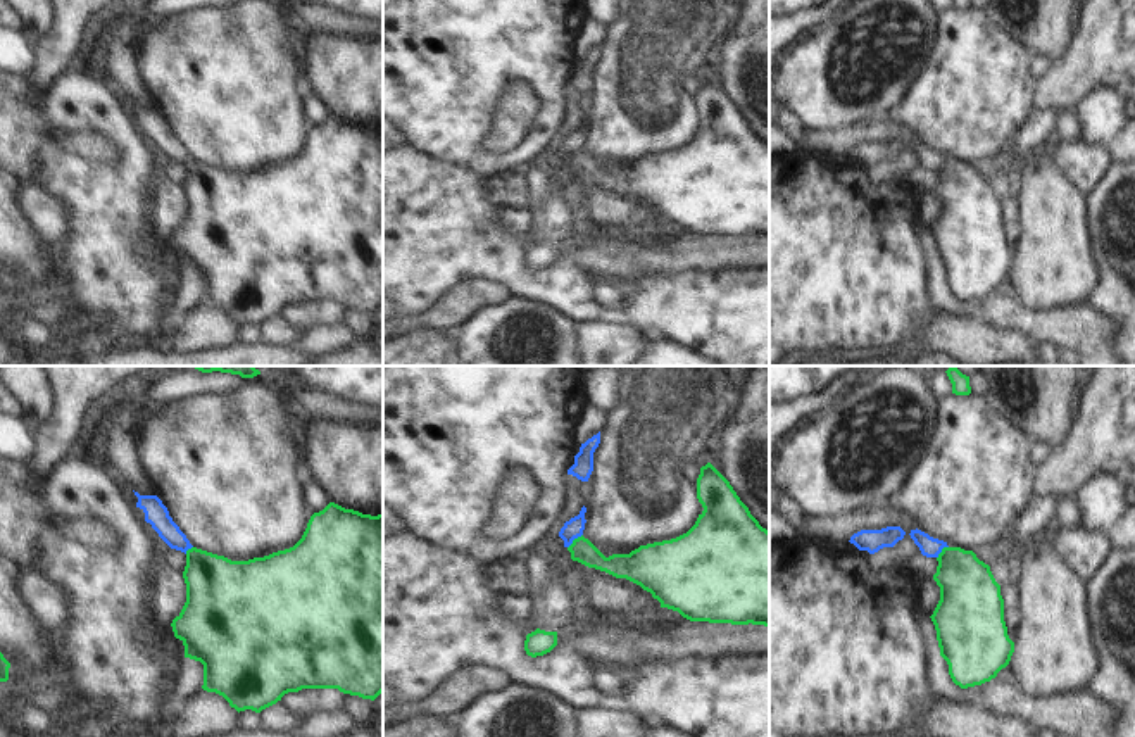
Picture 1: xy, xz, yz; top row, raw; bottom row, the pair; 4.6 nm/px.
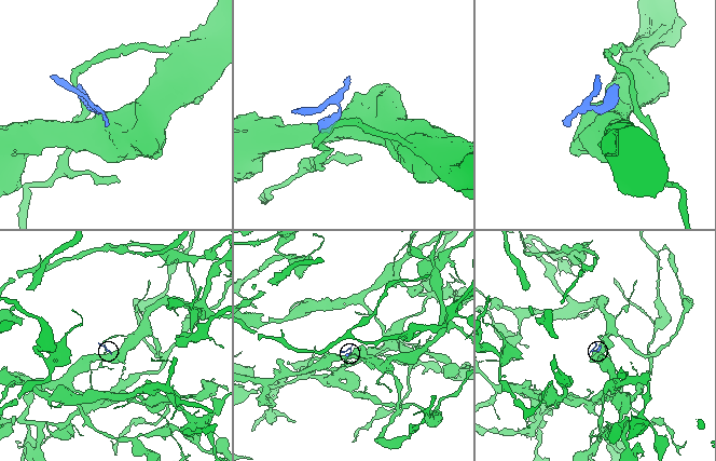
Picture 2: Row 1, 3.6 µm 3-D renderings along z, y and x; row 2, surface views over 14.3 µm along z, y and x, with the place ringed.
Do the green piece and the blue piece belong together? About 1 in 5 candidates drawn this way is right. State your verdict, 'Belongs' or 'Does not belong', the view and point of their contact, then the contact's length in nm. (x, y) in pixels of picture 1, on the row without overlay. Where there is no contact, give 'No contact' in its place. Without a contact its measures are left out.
Does not belong. Touches green at xz (573, 154). Shared border 100 nm.

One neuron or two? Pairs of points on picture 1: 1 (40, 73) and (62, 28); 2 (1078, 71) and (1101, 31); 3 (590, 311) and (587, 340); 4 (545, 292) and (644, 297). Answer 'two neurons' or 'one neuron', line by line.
1: one neuron
2: one neuron
3: two neurons
4: two neurons

